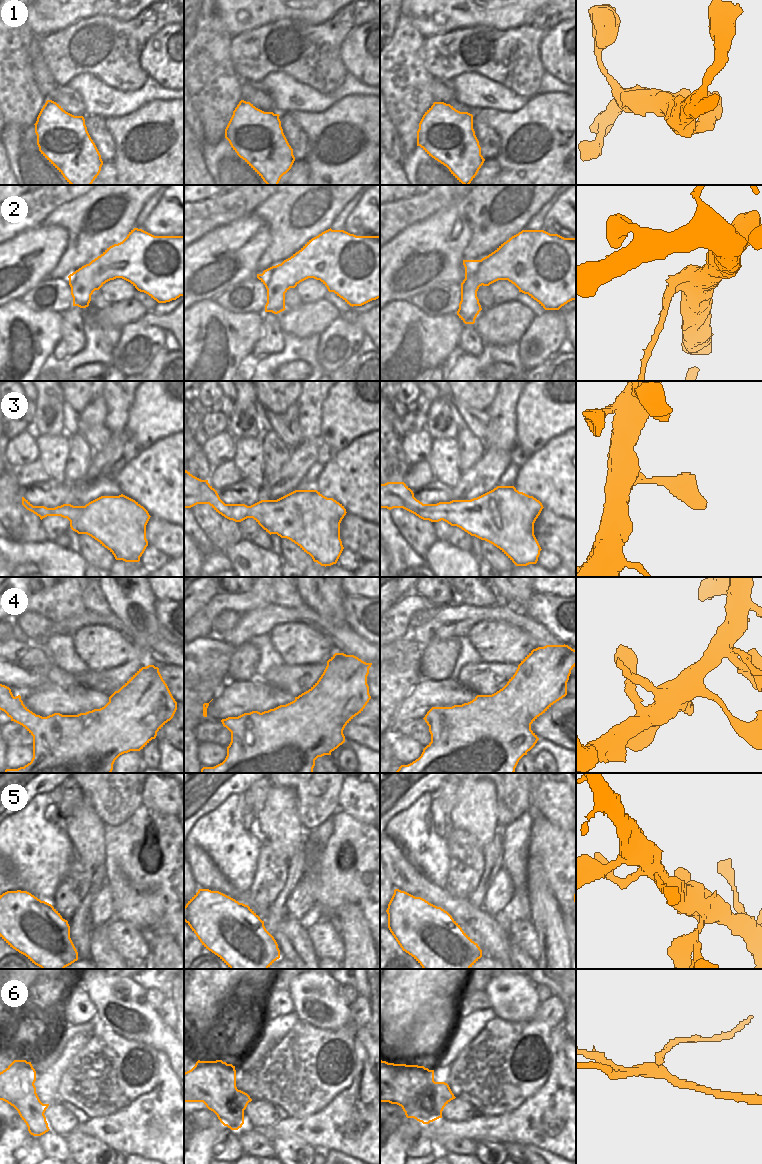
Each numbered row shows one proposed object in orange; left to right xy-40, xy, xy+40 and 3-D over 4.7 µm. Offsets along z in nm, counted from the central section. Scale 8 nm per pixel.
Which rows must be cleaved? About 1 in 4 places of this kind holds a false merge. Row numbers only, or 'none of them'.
2, 6

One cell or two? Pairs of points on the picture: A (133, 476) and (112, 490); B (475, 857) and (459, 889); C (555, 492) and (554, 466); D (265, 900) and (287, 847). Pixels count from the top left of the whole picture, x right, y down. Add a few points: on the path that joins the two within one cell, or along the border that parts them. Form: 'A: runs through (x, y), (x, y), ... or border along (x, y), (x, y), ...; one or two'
A: border along (111, 476), (122, 493); two
B: runs through (468, 865), (462, 881); one
C: runs through (555, 486), (555, 472); one
D: border along (266, 839), (275, 844), (287, 859); two

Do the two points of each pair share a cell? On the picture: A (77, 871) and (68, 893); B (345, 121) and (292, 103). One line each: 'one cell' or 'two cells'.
A: one cell
B: two cells

